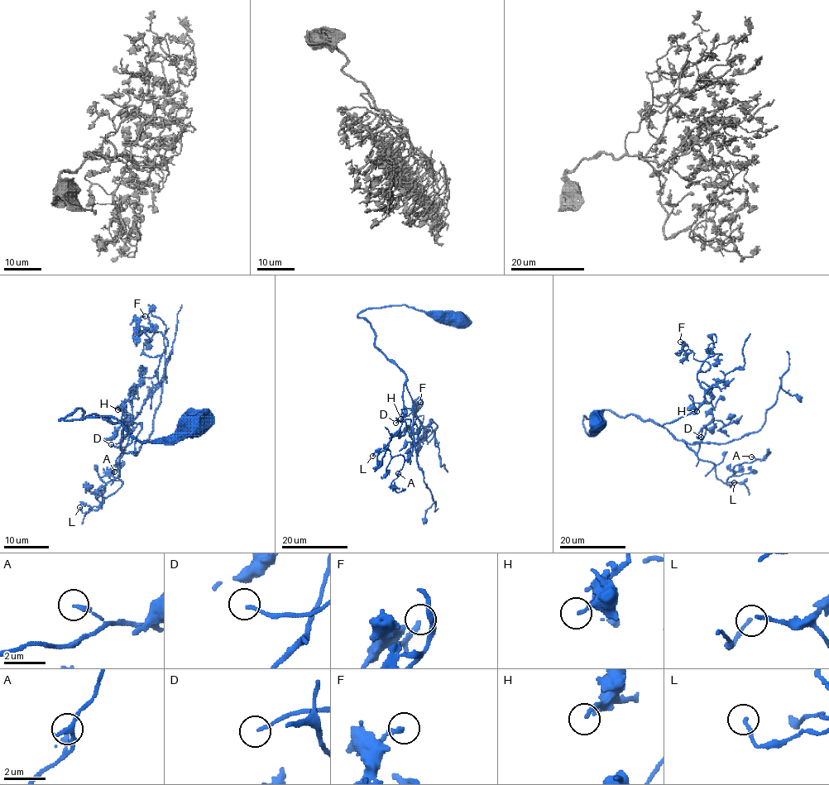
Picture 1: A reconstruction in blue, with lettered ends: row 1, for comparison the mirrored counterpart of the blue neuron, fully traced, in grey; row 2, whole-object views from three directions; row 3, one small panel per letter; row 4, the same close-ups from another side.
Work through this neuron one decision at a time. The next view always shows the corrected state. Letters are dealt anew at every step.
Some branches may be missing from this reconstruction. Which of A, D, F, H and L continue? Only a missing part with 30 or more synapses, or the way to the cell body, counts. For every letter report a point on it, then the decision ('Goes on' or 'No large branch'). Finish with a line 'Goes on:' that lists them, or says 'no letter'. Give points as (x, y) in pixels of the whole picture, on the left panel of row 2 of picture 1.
A: Place: (114, 471). No large branch
D: Place: (111, 444). No large branch
F: Place: (145, 316). No large branch
H: Place: (117, 409). No large branch
L: Place: (79, 507). No large branch
Goes on: no letter

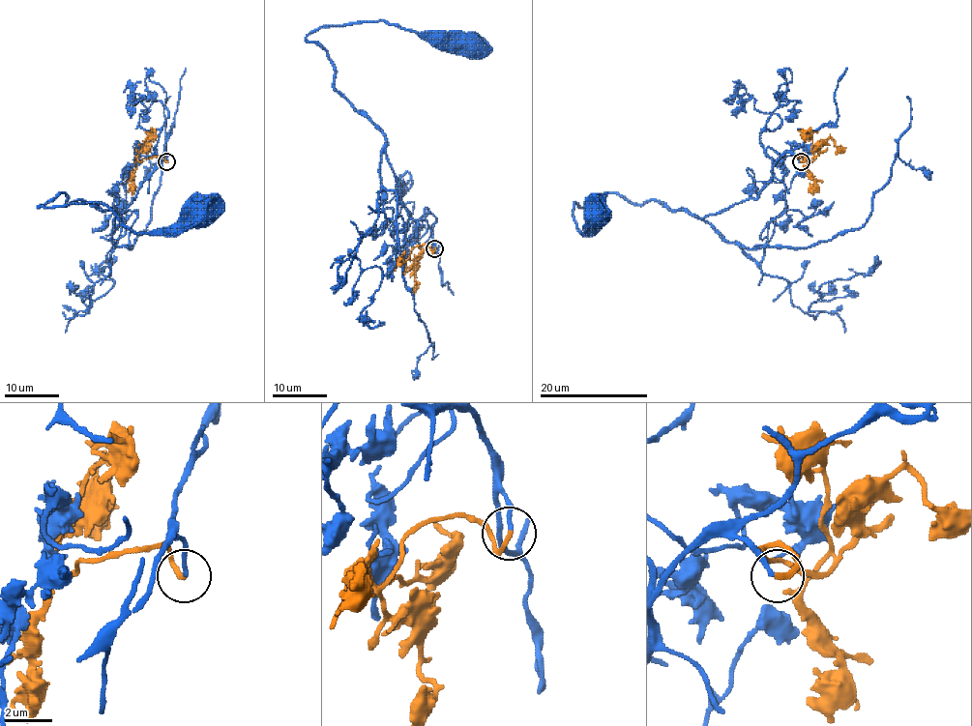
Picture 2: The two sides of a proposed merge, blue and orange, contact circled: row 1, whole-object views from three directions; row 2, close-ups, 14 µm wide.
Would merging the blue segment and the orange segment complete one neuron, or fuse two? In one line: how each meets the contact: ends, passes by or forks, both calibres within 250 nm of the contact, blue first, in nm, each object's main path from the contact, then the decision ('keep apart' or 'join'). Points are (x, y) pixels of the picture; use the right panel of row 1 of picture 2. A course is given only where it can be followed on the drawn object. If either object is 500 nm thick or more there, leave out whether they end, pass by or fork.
blue ends | orange ends | 180/220 nm | blue via (800, 162), (785, 153), (755, 198), (715, 214), (612, 193), (574, 203), (585, 235), (595, 215) | orange via (801, 162), (804, 157), (799, 156), (804, 159), (813, 159), (830, 138), (844, 152) | join

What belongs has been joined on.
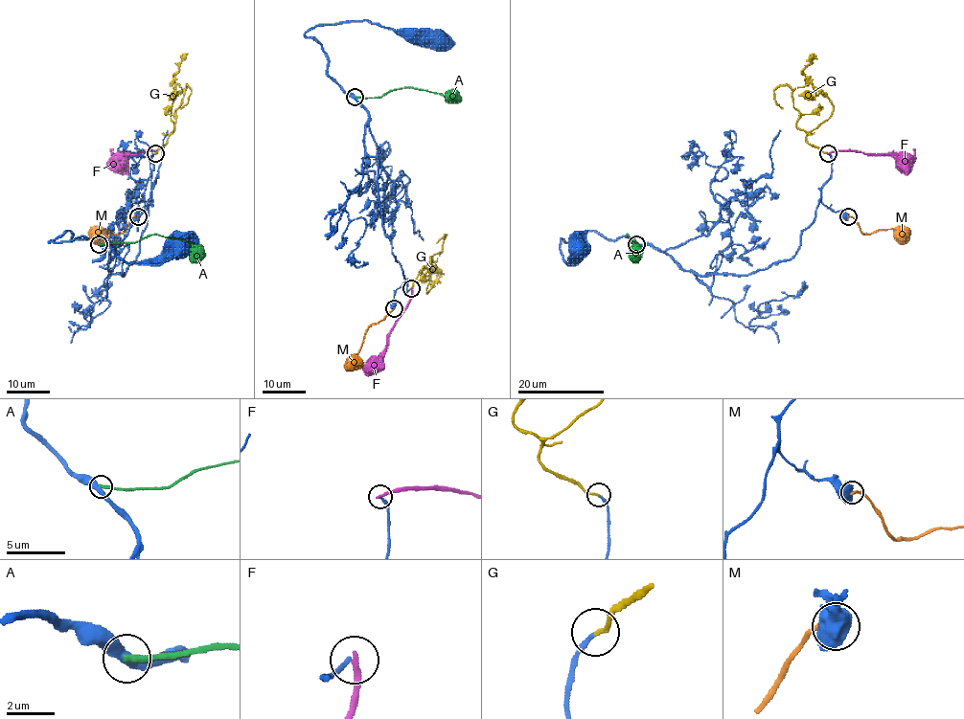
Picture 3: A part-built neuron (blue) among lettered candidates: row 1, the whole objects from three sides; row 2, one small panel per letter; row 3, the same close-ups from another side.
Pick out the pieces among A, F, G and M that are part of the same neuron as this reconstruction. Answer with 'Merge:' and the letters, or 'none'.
Merge: G

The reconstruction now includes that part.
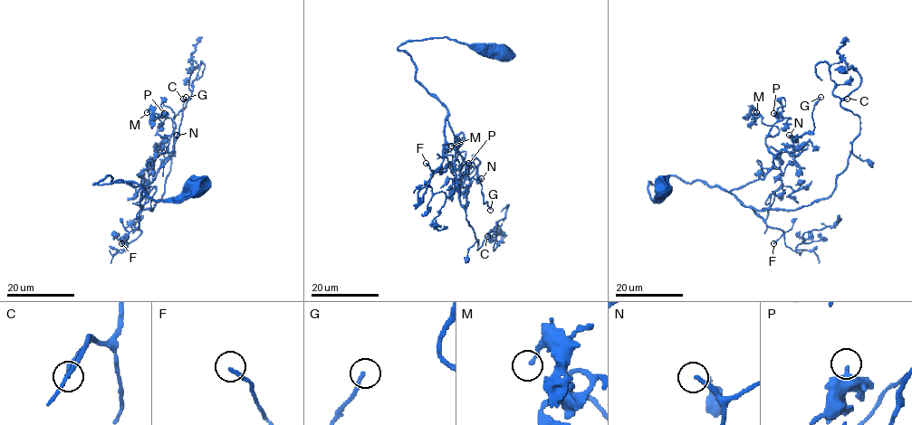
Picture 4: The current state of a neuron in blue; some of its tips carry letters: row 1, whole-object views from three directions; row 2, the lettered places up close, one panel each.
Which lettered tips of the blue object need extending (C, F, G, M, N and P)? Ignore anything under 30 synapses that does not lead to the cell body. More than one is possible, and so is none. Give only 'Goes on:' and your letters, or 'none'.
Goes on: F, G, N

